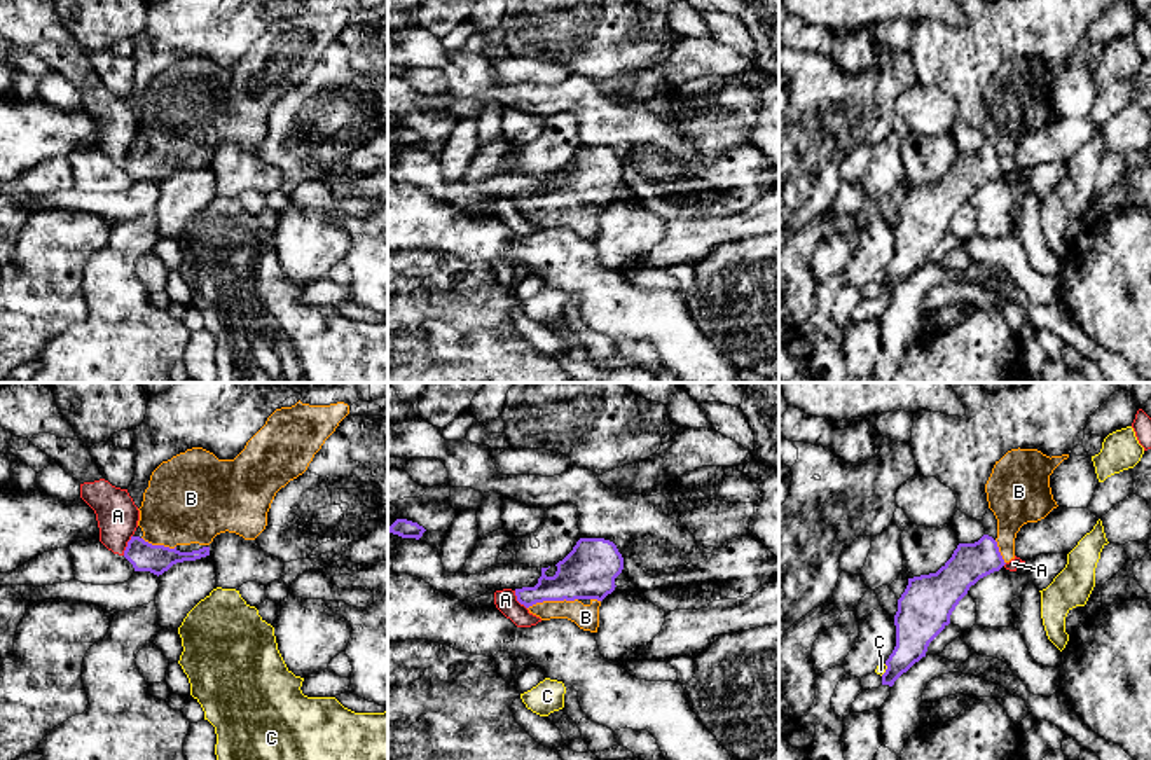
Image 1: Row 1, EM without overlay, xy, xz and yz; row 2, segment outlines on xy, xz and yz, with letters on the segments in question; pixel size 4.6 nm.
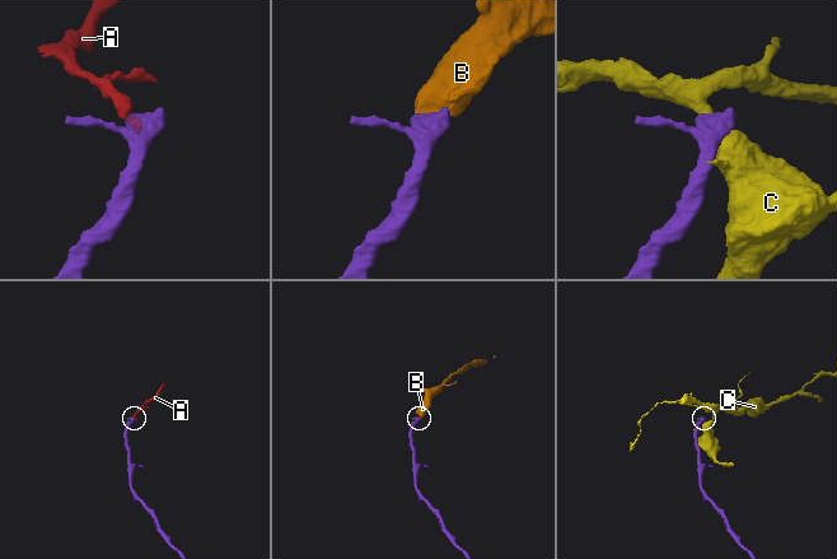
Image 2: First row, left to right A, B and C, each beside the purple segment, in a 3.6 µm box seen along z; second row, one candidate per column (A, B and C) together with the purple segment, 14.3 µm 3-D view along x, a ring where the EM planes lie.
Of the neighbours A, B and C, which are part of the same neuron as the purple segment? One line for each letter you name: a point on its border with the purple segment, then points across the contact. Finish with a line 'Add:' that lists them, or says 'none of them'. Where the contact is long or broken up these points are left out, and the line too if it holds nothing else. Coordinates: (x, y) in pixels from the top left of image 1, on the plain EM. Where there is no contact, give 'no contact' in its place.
B: contact xz (552, 208); way xz (589, 179), (552, 208), (585, 226)
Add: B

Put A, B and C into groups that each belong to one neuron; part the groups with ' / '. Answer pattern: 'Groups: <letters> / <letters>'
Groups: A / B / C

